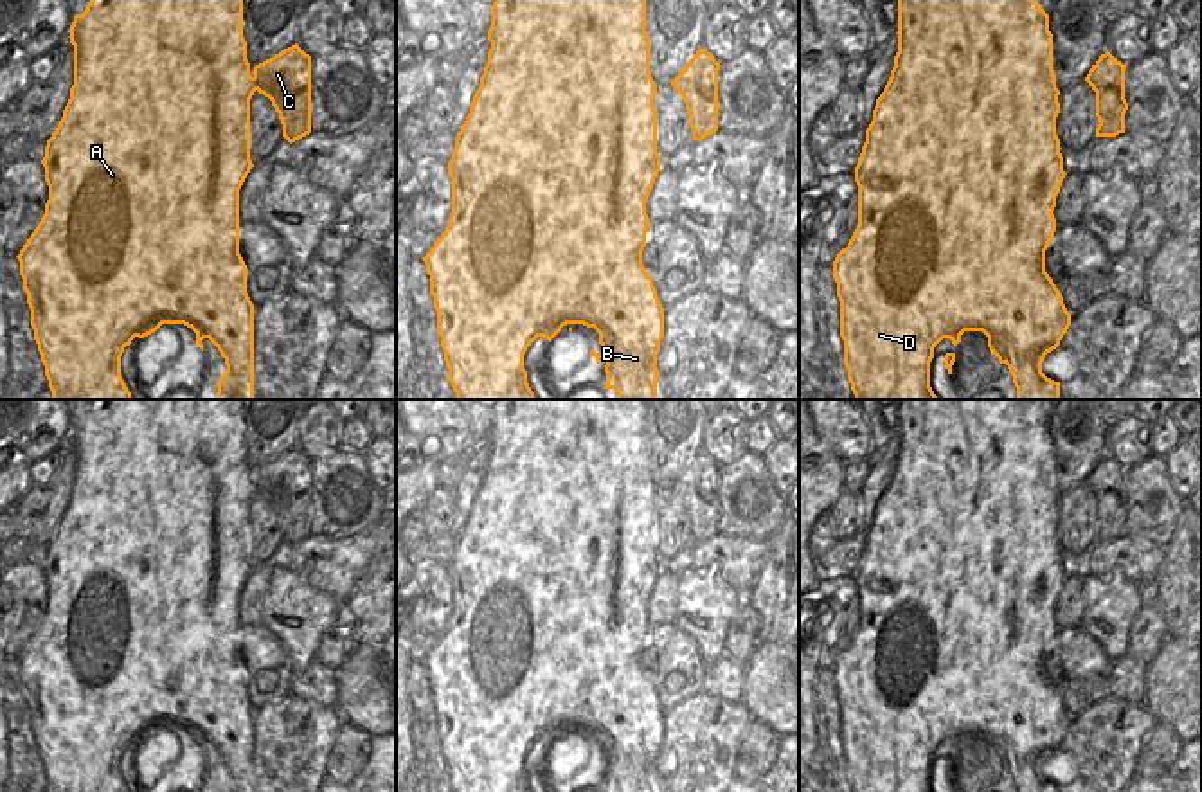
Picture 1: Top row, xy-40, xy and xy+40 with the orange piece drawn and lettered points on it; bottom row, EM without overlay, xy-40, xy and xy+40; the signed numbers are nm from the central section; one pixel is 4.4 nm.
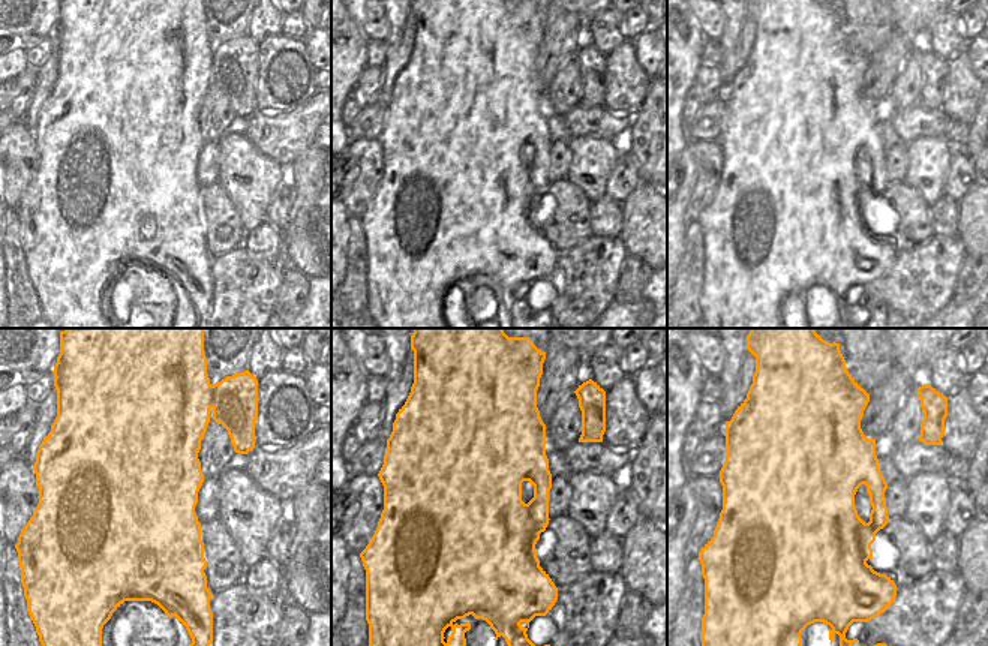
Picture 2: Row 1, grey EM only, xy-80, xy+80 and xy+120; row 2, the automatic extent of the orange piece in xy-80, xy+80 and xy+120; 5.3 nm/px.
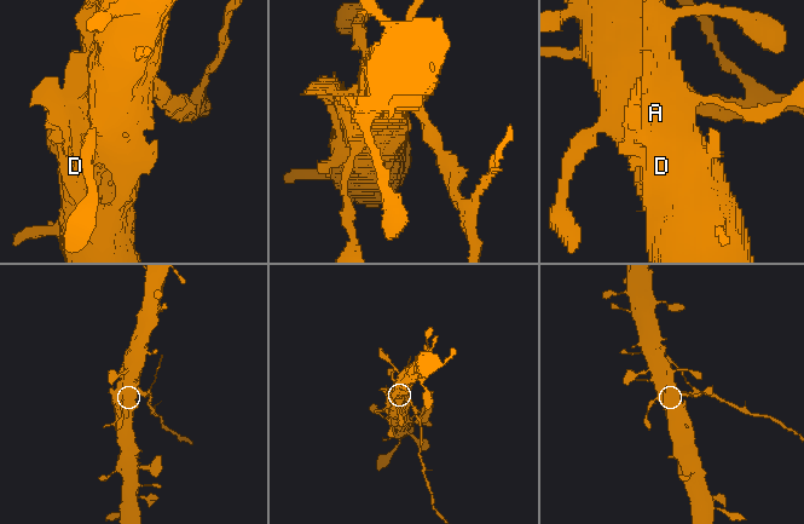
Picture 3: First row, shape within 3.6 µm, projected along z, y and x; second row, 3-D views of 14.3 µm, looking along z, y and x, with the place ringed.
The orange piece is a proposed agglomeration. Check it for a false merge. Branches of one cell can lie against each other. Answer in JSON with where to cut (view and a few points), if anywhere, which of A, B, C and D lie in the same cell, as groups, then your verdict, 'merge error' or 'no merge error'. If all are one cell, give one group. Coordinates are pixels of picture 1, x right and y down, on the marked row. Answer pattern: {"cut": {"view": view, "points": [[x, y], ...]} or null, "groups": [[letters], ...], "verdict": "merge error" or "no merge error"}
{"cut": {"view": "xy-40", "points": [[272, 99], [301, 98], [304, 107]]}, "groups": [["A", "B", "D"], ["C"]], "verdict": "merge error"}

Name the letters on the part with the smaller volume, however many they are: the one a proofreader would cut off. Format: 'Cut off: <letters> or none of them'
Cut off: C

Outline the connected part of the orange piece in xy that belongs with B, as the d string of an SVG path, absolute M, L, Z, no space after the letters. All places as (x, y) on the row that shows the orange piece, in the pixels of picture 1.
M495 0L488 40L491 41L488 63L448 162L452 214L444 232L423 257L430 275L430 293L437 311L437 333L448 365L448 380L459 400L536 400L524 369L527 347L538 337L551 342L567 324L583 324L599 333L599 344L606 356L605 389L614 389L617 400L657 400L657 380L660 376L657 355L664 337L664 308L657 297L653 279L642 265L650 229L646 200L660 171L657 110L653 106L657 85L650 74L646 0Z

